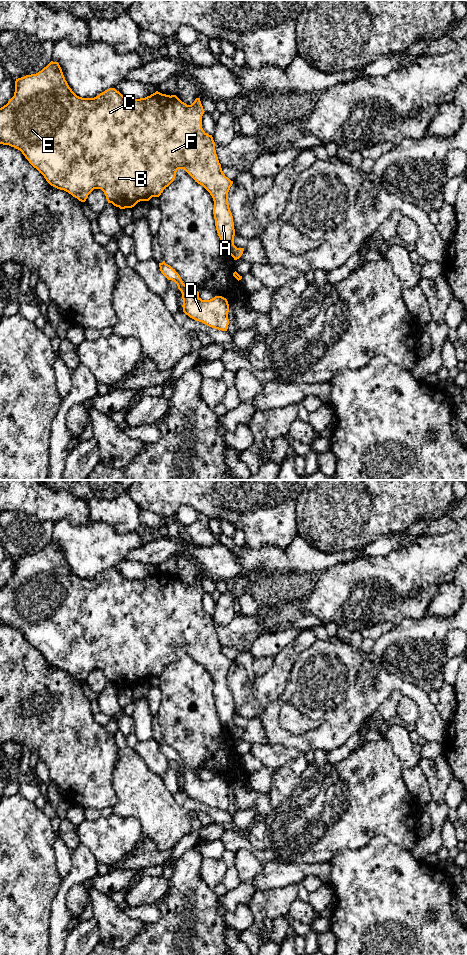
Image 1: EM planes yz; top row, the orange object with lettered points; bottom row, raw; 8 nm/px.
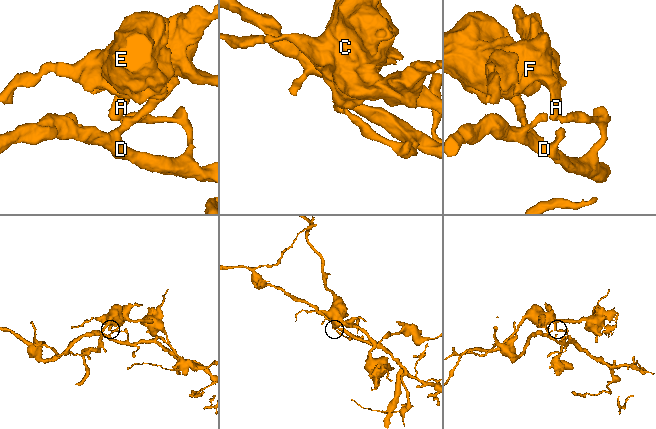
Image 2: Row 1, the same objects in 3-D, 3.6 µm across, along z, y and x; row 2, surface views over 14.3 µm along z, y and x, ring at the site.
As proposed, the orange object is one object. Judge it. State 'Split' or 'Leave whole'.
Split

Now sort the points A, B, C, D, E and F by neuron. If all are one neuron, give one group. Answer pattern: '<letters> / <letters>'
A B C E F / D

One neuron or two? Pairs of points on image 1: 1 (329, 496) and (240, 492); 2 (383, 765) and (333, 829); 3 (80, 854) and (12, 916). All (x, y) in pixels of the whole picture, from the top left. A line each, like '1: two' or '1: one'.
1: two
2: one
3: two

